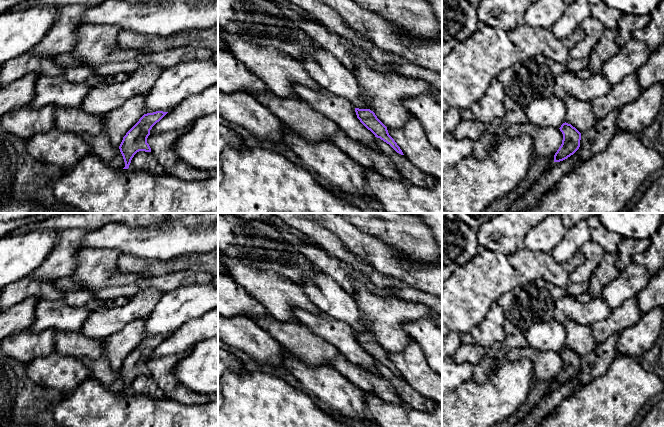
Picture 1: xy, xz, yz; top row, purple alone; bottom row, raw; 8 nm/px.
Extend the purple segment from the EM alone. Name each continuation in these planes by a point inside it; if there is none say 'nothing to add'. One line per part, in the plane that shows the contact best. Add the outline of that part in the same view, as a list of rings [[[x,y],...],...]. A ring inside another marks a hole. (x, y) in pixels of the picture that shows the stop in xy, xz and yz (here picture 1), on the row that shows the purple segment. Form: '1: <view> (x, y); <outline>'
nothing to add

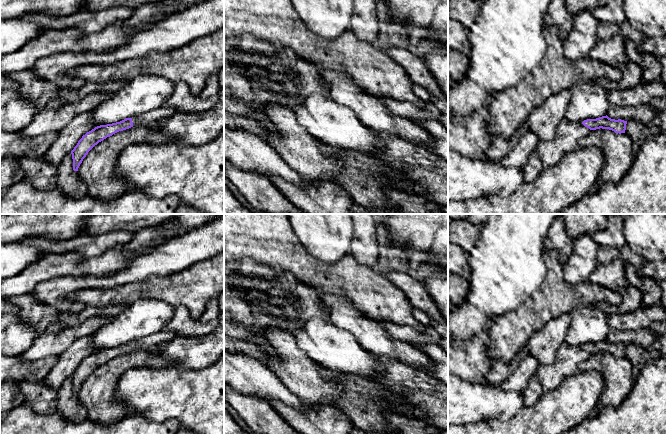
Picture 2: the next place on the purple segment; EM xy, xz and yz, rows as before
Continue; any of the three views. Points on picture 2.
1: xy (149, 118); [[[163,105],[160,108],[148,111],[146,113],[142,113],[137,116],[133,116],[131,118],[133,126],[138,125],[151,126],[154,123],[159,122],[160,120],[173,116],[176,112],[178,112],[176,109]]]

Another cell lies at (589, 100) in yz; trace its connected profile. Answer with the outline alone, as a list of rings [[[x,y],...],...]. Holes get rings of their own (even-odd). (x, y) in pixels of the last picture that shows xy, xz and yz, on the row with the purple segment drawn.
[[[579,80],[570,87],[571,100],[565,118],[582,123],[587,119],[606,116],[611,106],[608,90],[590,80]]]

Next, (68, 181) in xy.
[[[69,153],[57,166],[56,188],[64,195],[79,199],[87,195],[87,186],[82,182],[77,171],[73,170],[72,154]]]

